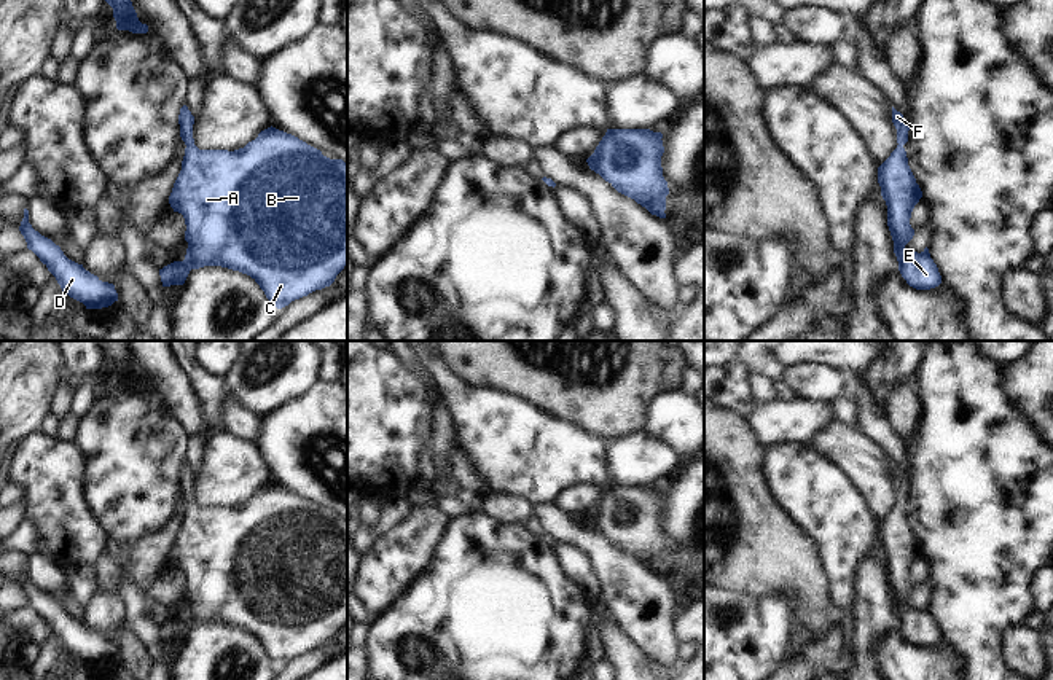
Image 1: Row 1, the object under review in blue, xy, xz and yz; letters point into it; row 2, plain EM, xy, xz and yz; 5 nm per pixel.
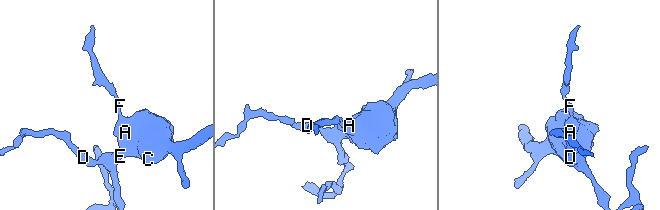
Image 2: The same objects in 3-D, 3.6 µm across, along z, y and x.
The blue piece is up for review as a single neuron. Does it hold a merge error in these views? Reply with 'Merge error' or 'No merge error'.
No merge error

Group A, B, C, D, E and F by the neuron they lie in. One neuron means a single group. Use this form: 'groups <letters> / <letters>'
groups A B C D E F

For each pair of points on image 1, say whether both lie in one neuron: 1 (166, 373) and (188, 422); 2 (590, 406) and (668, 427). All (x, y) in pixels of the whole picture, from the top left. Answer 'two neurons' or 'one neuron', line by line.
1: one neuron
2: two neurons

